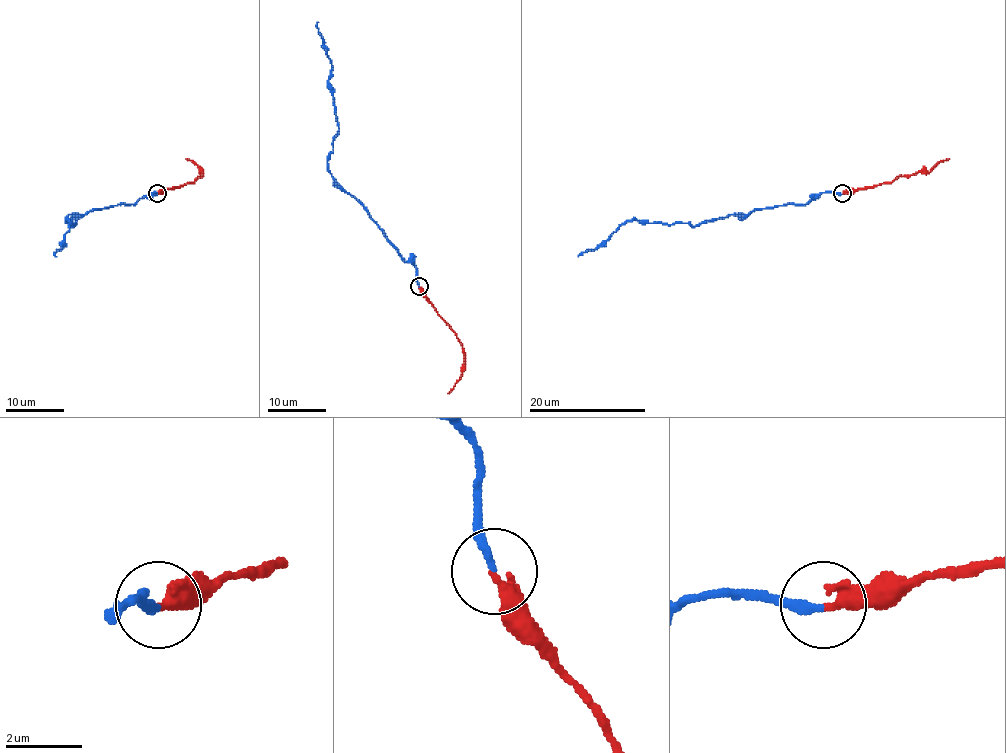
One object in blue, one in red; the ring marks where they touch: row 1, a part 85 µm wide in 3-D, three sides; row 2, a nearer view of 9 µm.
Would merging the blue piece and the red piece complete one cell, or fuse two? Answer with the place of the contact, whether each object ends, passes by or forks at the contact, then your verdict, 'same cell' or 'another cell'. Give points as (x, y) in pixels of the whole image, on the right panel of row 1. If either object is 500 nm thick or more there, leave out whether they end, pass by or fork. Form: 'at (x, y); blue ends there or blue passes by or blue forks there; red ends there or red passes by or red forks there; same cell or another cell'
at (842, 193); blue ends there; red ends there; same cell

